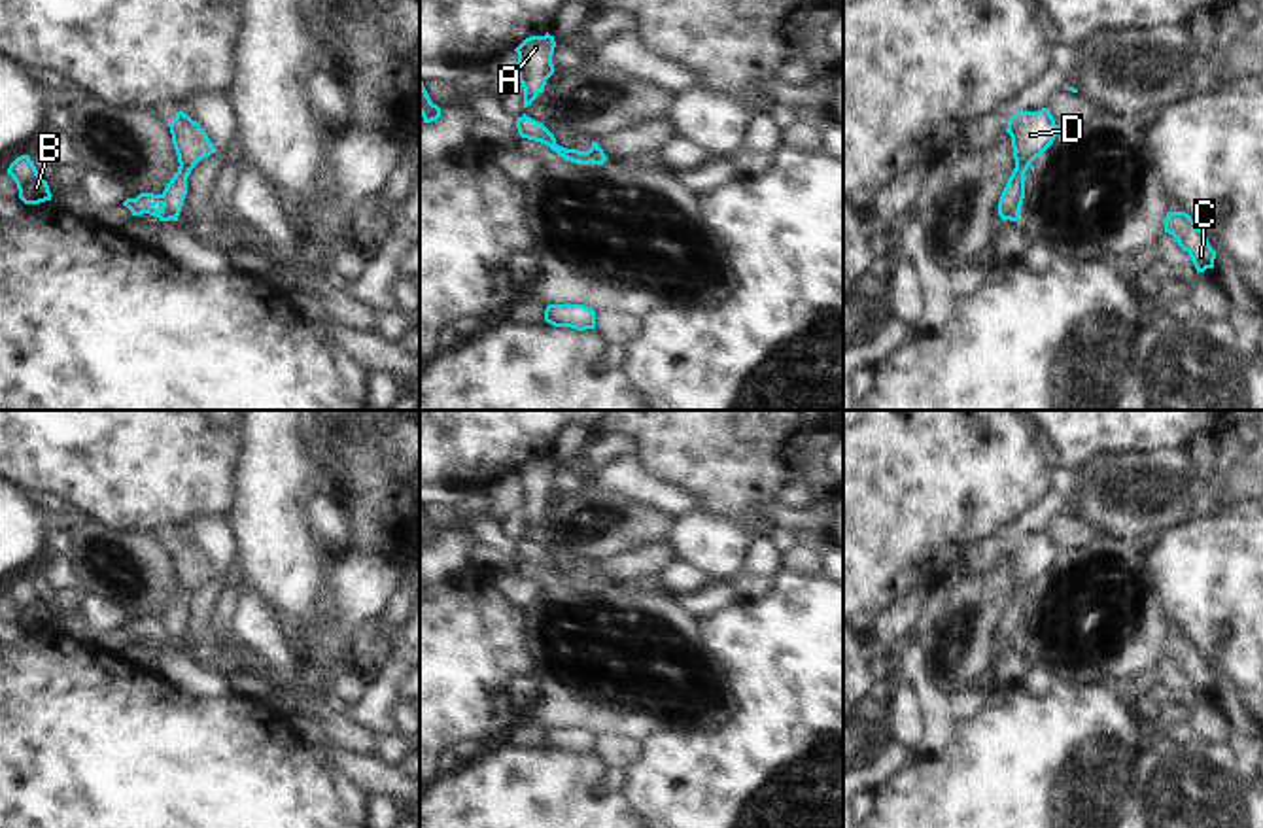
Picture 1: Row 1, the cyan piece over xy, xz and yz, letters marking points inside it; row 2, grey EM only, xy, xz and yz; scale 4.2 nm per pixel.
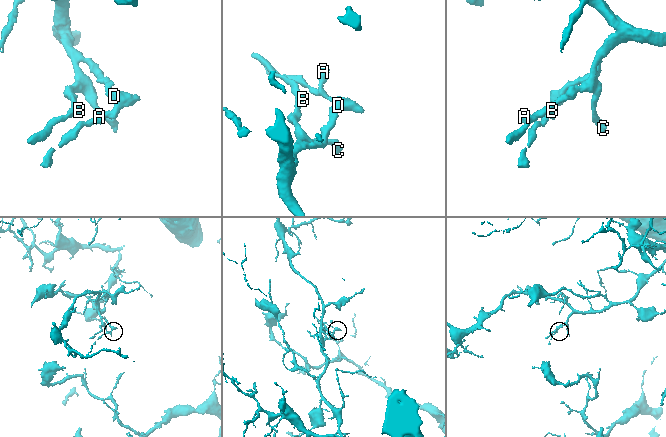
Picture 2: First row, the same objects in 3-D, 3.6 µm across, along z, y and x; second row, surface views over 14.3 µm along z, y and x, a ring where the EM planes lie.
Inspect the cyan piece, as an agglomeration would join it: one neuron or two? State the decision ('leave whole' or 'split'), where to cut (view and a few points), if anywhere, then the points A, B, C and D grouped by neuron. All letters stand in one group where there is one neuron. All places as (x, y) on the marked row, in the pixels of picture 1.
split; cut xy (161, 195), (171, 218); groups A / B C D

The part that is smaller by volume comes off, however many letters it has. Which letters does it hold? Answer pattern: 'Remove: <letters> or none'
Remove: A

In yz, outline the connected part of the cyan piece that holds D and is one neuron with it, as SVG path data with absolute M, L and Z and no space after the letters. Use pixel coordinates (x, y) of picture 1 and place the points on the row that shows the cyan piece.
M1047 108L1038 112L1015 112L1006 132L1012 136L1015 168L998 200L998 216L1010 219L1021 214L1025 198L1025 172L1055 140L1059 127Z

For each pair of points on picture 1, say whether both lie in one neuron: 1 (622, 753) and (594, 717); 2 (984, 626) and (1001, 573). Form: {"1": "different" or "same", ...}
{"1": "different", "2": "same"}

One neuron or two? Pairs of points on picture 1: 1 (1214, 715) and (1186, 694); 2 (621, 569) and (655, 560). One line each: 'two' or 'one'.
1: two
2: one

